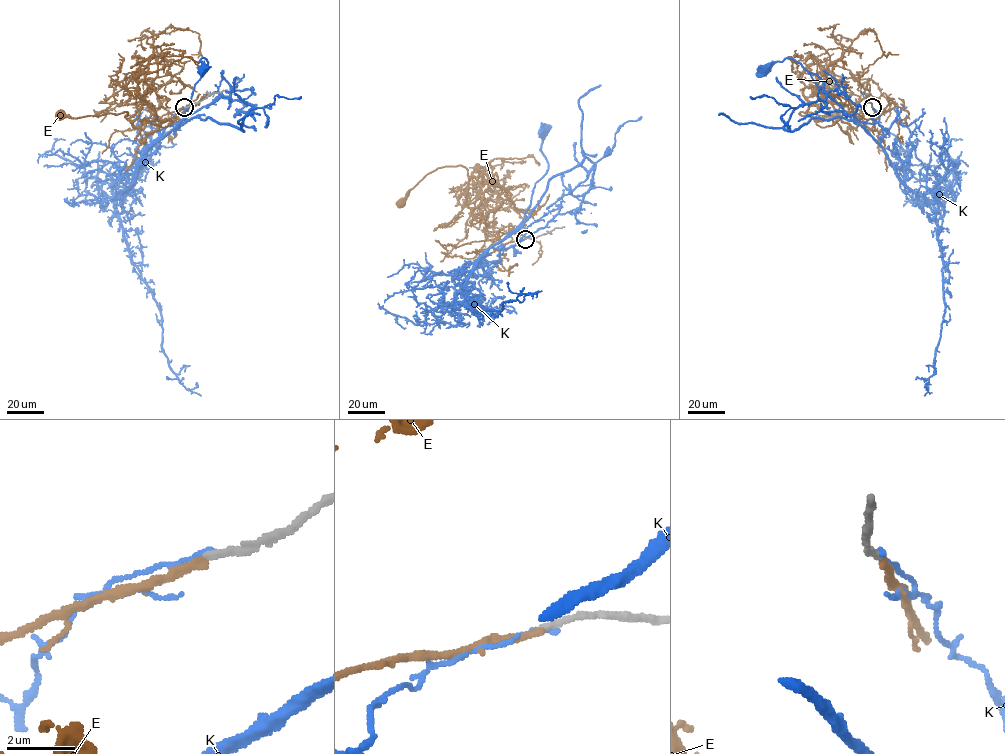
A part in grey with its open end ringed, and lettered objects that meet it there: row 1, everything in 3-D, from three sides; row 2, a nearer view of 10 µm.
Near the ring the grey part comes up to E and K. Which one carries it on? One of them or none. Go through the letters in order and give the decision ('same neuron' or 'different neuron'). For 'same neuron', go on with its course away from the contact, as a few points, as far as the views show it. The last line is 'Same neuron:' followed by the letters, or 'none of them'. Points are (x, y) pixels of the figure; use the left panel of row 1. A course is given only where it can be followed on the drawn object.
E: same neuron; course (184, 107), (163, 114), (158, 130), (145, 123), (142, 129), (136, 129), (125, 111), (71, 117), (60, 115)
K: different neuron
Same neuron: E

